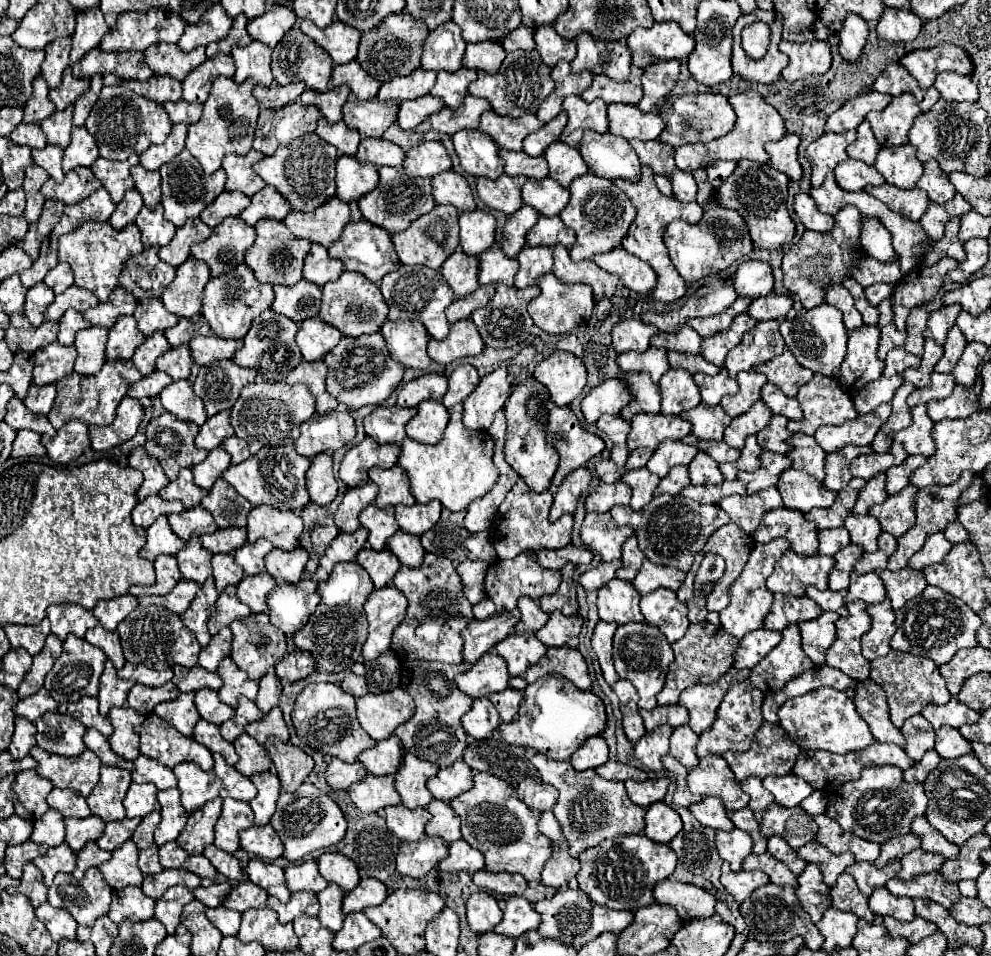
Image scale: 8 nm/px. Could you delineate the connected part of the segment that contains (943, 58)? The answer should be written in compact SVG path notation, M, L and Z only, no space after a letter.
M942 43L930 49L920 49L904 55L900 65L908 69L908 73L918 81L922 89L928 89L936 75L942 71L954 71L958 75L972 73L972 61L962 47L952 43Z

